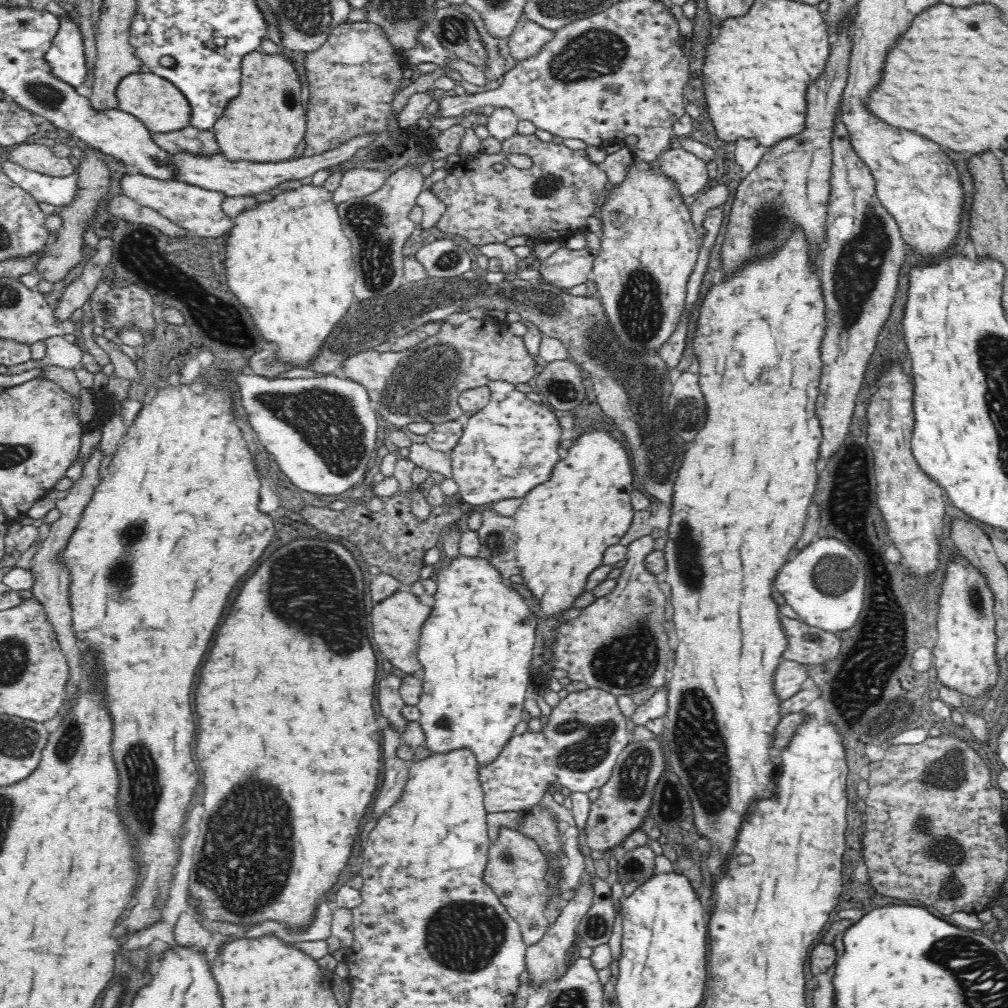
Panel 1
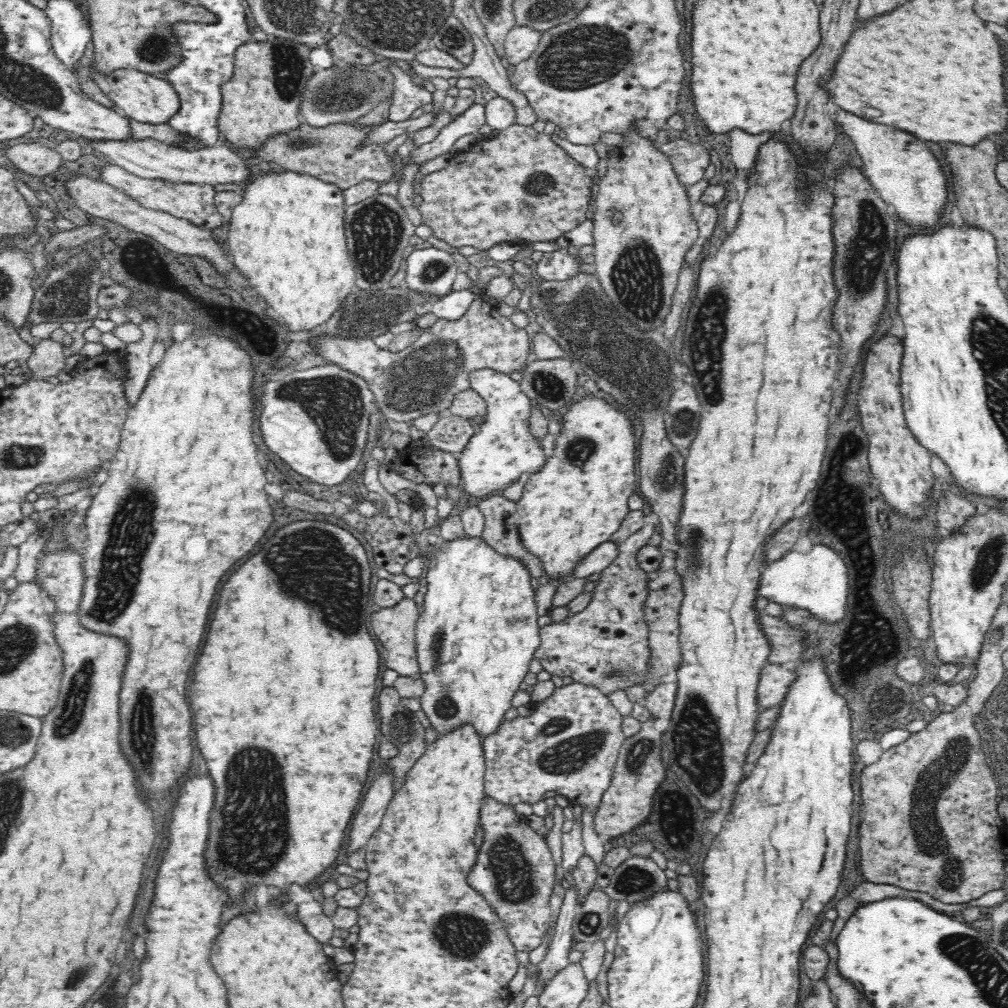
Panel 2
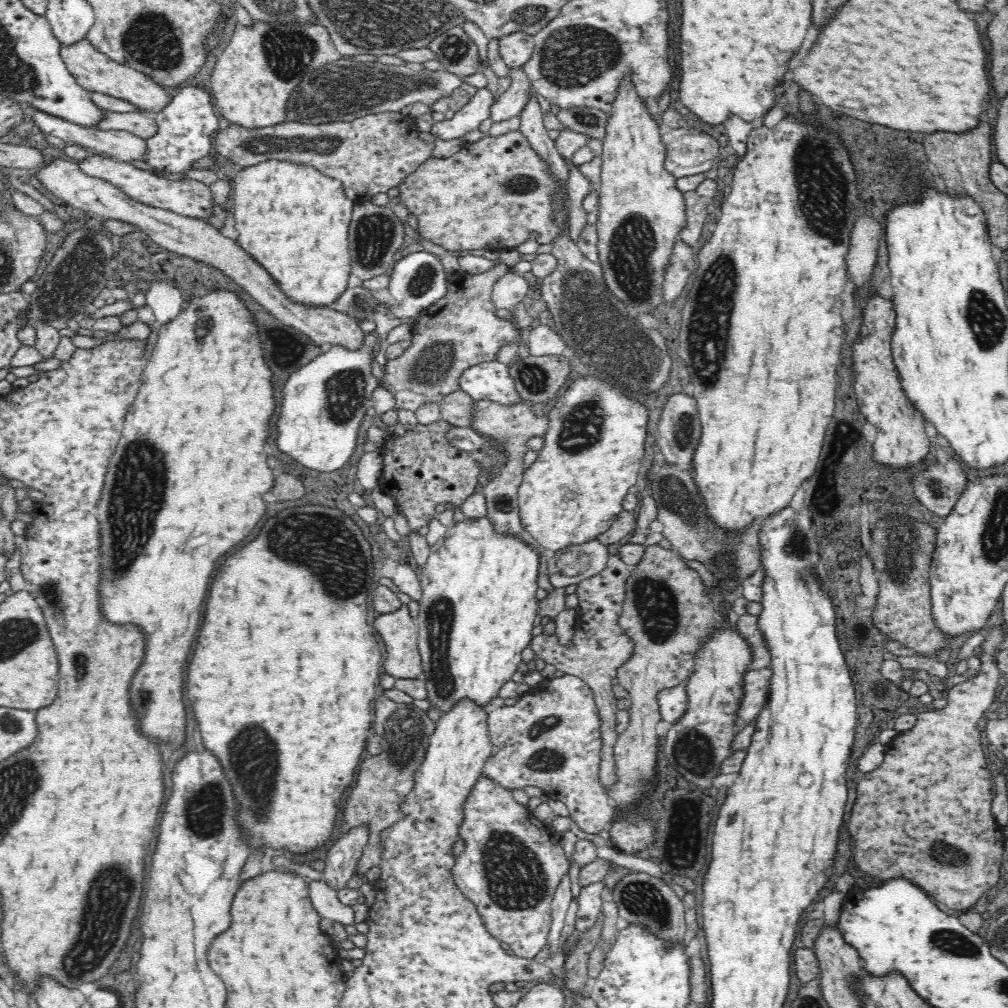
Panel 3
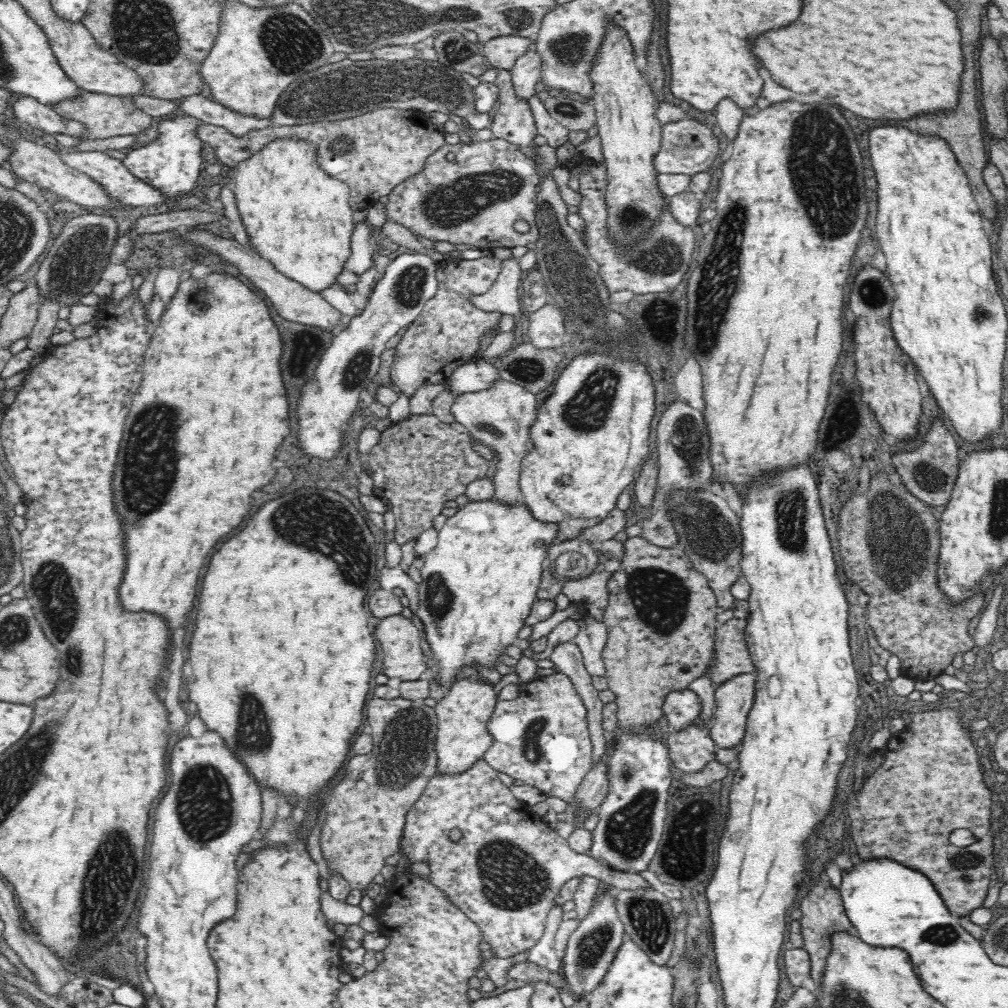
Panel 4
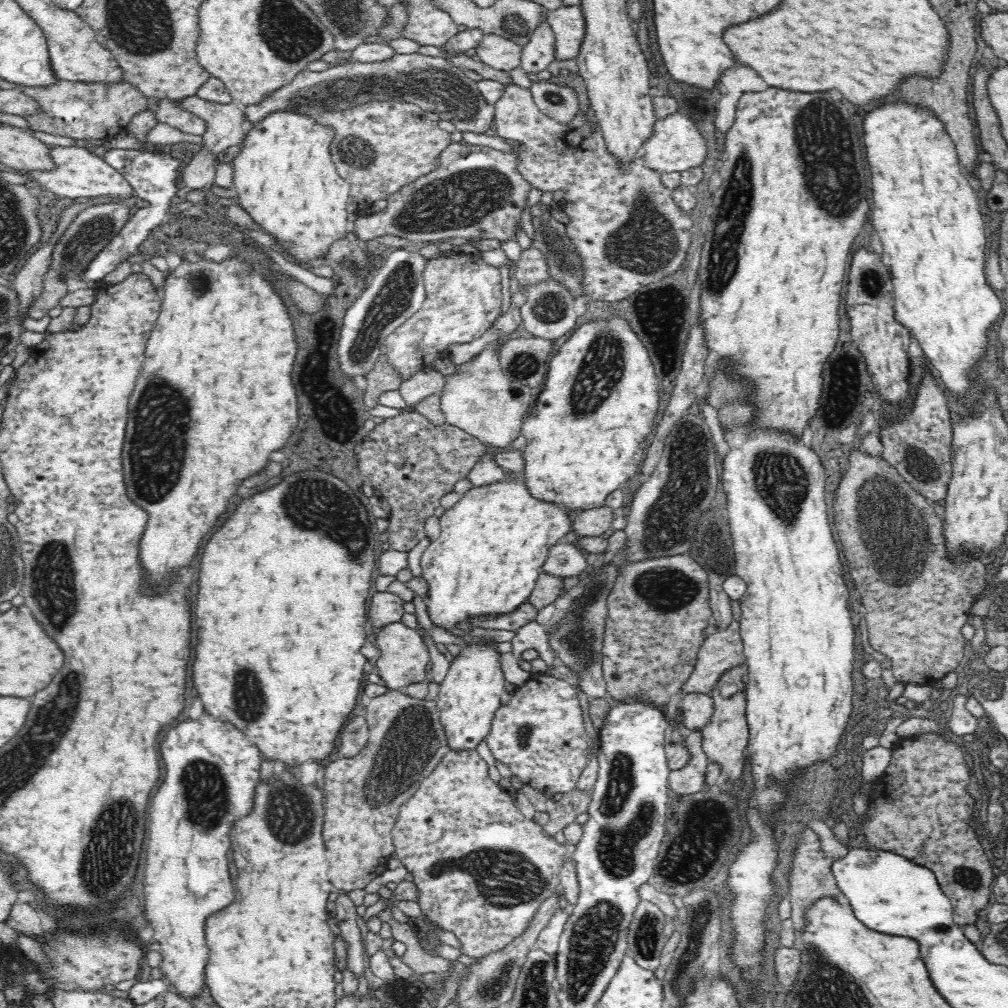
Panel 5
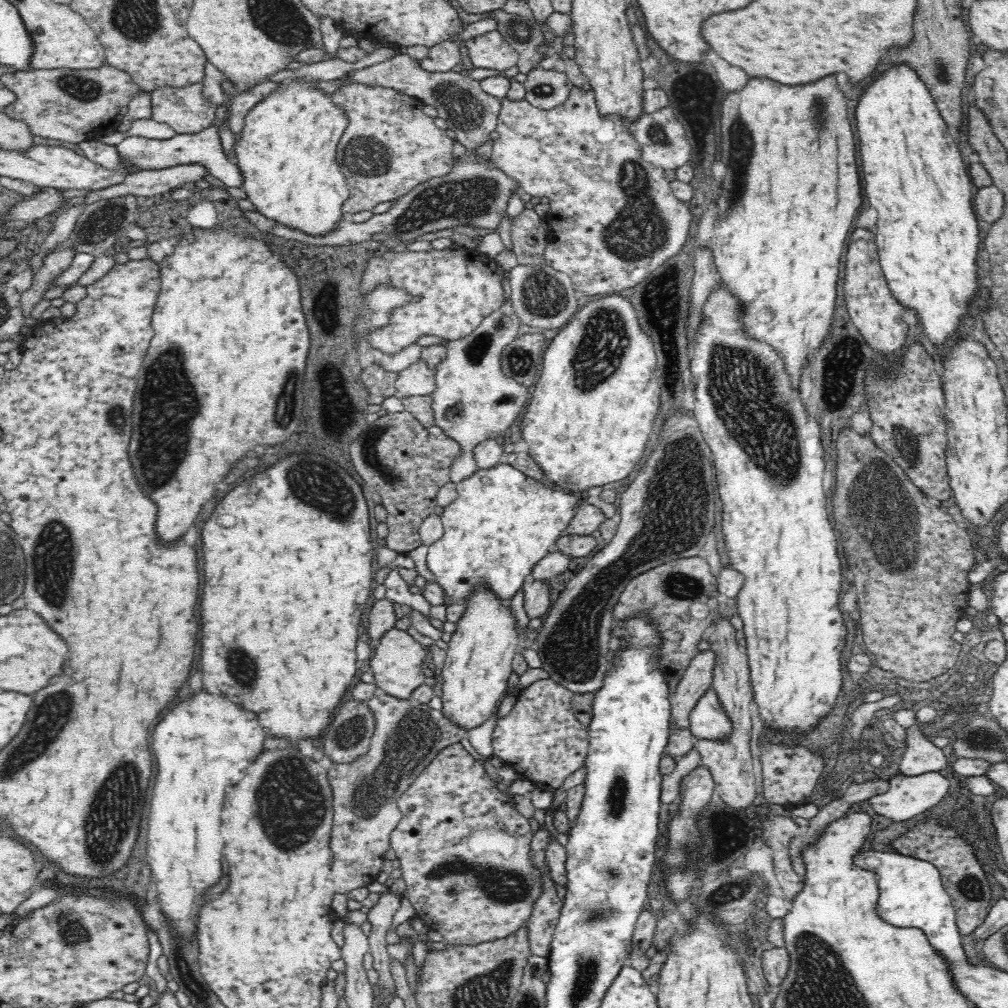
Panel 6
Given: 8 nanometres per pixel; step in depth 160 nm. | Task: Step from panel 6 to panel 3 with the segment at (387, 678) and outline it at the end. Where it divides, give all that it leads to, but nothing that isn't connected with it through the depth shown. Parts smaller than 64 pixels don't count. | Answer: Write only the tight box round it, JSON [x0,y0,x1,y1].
[374,605,423,679]

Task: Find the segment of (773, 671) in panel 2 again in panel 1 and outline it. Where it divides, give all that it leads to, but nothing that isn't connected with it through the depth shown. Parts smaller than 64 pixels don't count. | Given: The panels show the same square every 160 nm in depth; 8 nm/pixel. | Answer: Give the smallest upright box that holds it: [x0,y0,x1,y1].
[773,658,808,700]

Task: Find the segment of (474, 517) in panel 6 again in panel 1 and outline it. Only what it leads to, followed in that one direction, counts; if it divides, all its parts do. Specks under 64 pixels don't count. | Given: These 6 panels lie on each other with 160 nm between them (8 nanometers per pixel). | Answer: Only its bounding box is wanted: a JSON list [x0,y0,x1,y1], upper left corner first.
[417,554,537,767]

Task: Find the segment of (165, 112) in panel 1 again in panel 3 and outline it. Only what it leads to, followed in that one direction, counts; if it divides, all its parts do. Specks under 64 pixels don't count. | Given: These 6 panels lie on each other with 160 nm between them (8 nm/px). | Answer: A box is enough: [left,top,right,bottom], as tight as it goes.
[60,36,171,113]

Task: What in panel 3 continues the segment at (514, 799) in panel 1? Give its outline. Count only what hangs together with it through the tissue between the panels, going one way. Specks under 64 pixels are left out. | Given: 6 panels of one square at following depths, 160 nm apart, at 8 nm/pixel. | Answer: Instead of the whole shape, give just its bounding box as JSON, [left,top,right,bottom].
[483,674,615,834]

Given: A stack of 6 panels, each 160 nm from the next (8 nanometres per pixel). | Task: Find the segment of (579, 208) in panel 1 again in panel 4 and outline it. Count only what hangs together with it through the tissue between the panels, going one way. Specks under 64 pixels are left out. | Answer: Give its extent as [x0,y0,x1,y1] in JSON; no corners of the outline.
[384,139,541,252]

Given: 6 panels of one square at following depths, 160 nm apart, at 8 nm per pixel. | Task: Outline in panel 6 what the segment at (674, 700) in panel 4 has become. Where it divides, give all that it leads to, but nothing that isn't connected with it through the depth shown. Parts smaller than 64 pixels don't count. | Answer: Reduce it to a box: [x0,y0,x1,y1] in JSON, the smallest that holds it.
[689,687,734,744]

